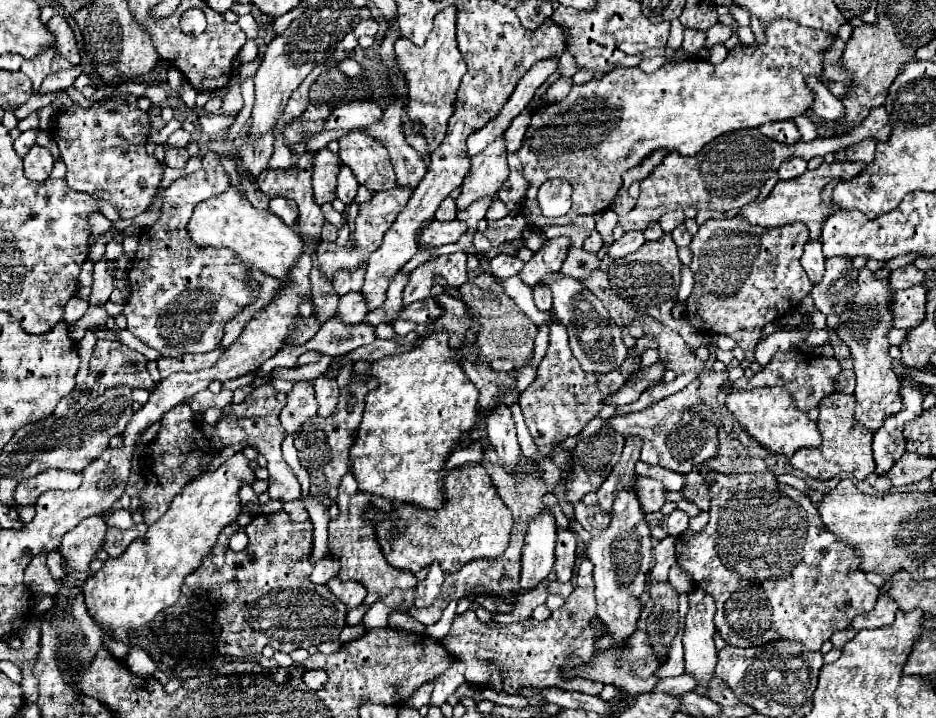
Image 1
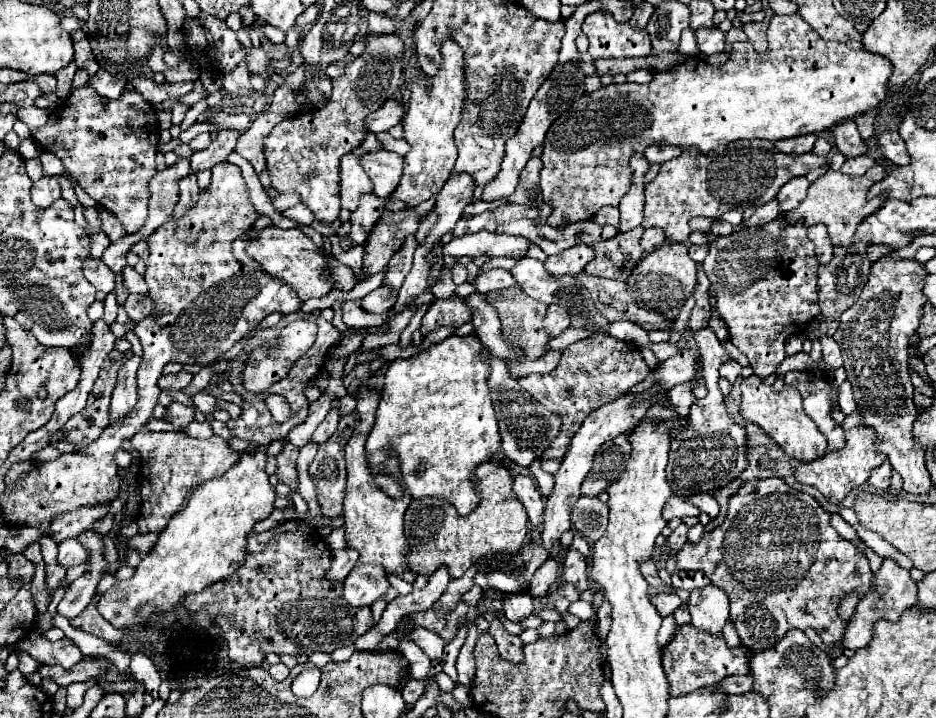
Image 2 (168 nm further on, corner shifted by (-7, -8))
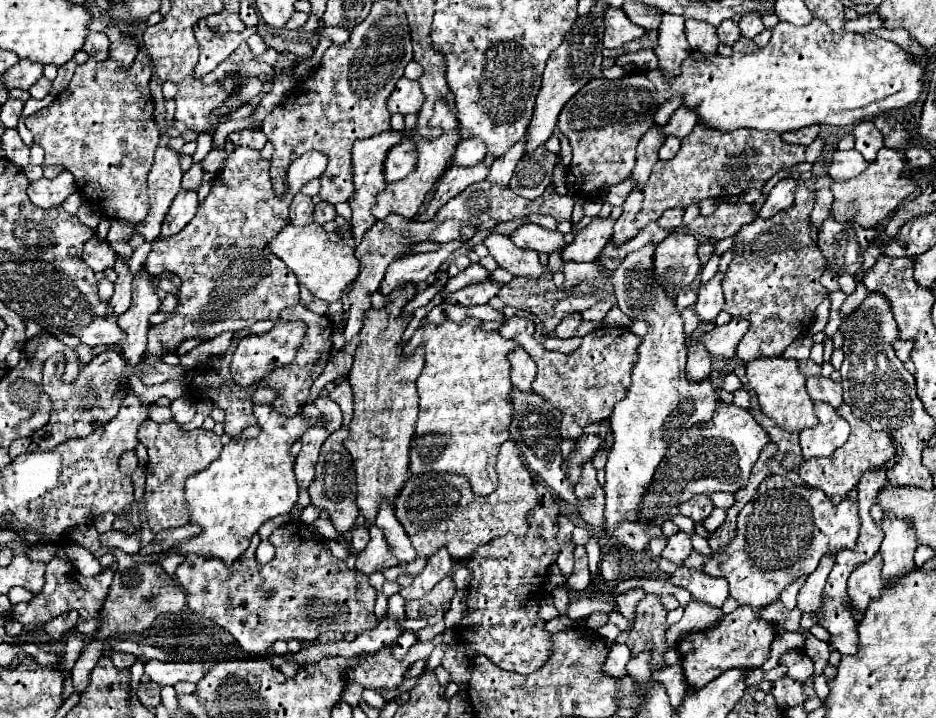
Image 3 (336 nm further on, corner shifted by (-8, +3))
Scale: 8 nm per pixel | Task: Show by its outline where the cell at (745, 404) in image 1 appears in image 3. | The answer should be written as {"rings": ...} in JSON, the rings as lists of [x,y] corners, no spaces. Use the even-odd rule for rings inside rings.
{"rings":[[[761,356],[757,360],[751,360],[747,362],[747,380],[749,380],[749,388],[757,392],[763,412],[771,416],[781,428],[801,432],[803,428],[815,426],[813,400],[805,390],[805,376],[801,374],[797,360],[793,358],[787,360],[783,356],[777,356],[777,358]]]}

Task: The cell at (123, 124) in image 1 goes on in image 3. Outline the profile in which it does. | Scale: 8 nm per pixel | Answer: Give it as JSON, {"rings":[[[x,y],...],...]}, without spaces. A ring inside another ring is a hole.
{"rings":[[[139,52],[131,68],[121,68],[115,60],[95,62],[89,58],[77,66],[69,86],[43,110],[25,118],[27,128],[33,132],[35,144],[45,150],[43,168],[49,164],[65,166],[73,176],[83,200],[107,218],[121,218],[127,222],[139,222],[149,212],[147,174],[153,166],[153,152],[159,144],[159,128],[155,124],[155,104],[149,92],[151,60],[145,52]]]}

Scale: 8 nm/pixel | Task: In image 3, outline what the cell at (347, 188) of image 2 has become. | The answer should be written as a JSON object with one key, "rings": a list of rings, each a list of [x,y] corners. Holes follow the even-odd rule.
{"rings":[[[385,130],[385,132],[381,132],[381,134],[371,136],[371,138],[357,140],[357,142],[353,144],[353,182],[355,182],[355,194],[351,196],[349,206],[351,206],[351,210],[353,210],[353,216],[351,216],[351,220],[353,220],[353,240],[355,240],[357,244],[361,242],[363,234],[377,222],[377,220],[371,216],[371,208],[373,208],[373,204],[375,204],[377,194],[383,192],[385,186],[387,186],[385,174],[383,174],[383,164],[385,164],[387,152],[389,152],[395,144],[403,142],[403,138],[411,138],[411,132],[407,132],[407,130],[401,130],[401,132],[397,132],[397,130]]]}

